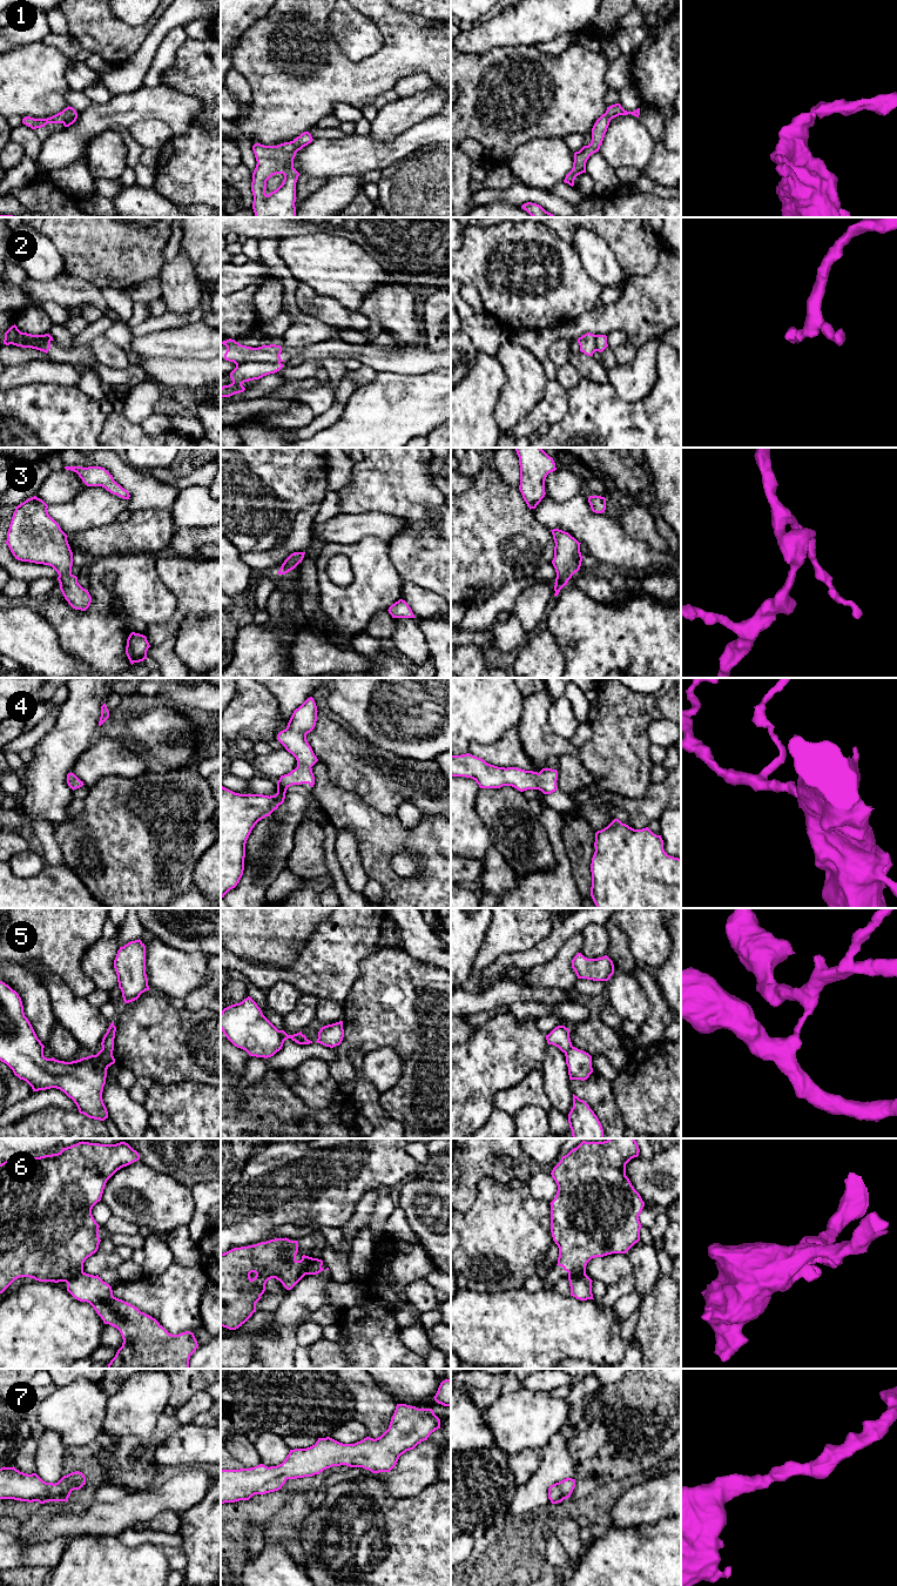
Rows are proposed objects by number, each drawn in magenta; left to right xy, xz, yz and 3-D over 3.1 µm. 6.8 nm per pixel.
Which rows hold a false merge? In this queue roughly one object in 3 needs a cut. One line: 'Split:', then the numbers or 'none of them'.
Split: 2, 5, 6

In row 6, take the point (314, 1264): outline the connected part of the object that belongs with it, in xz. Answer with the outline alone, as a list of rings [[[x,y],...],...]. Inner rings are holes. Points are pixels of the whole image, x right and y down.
[[[308,1258],[308,1269],[306,1269],[306,1275],[317,1275],[324,1269],[322,1268],[323,1261],[318,1258]]]

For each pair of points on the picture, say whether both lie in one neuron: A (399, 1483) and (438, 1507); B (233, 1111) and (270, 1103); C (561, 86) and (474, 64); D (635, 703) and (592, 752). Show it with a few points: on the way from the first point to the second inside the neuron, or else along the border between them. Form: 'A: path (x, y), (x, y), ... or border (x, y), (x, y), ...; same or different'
A: border (438, 1479), (409, 1497), (393, 1497), (390, 1493); different
B: path (242, 1111), (261, 1111); same
C: path (543, 62), (539, 58), (508, 53), (498, 60); same
D: path (625, 714), (619, 720), (619, 725), (604, 740); same

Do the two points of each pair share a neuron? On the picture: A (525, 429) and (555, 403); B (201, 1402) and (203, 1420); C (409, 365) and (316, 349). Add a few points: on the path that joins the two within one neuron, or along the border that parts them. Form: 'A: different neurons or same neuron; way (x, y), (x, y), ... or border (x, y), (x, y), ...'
A: same neuron; way (533, 421), (540, 414), (548, 410)
B: different neurons; border (208, 1410), (199, 1413), (190, 1422)
C: same neuron; way (385, 360), (379, 360), (361, 351), (339, 350)

